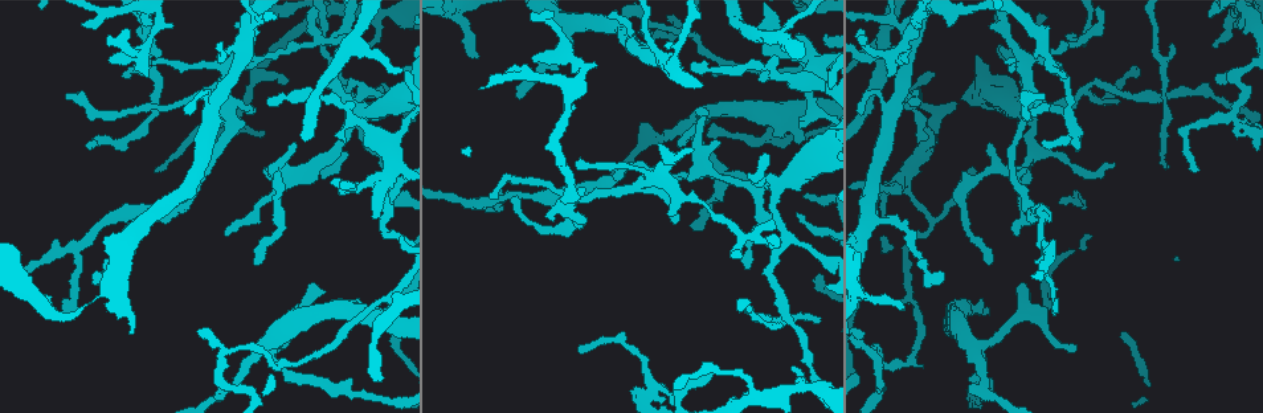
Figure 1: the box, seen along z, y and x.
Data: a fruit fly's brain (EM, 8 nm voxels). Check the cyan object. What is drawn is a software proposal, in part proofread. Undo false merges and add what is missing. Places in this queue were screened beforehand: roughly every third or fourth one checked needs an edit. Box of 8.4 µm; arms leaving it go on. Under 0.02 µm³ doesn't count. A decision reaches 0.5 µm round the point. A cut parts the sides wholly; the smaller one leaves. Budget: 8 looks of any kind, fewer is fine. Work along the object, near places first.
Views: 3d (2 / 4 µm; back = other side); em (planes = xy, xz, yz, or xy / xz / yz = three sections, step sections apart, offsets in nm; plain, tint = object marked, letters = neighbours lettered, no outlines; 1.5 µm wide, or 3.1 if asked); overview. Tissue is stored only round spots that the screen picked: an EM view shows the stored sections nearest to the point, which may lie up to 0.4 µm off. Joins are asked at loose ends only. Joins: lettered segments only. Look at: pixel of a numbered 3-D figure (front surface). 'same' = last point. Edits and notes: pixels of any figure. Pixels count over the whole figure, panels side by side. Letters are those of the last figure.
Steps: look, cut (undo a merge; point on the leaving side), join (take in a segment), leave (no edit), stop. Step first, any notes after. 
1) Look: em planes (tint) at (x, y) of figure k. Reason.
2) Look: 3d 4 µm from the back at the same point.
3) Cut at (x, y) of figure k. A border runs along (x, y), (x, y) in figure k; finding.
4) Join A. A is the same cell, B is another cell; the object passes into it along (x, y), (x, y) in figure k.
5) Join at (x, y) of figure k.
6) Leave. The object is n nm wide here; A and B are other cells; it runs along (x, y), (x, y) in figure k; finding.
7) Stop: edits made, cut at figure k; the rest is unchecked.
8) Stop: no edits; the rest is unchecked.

Look: em planes (letters) at (489, 210) of figure 1. Tapers out.

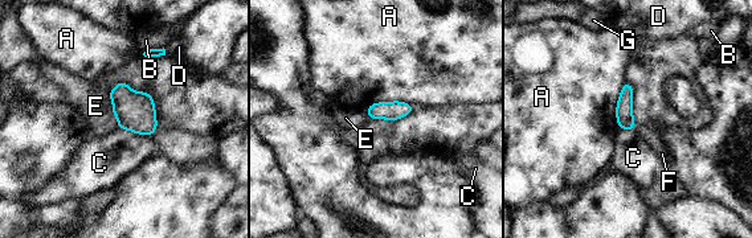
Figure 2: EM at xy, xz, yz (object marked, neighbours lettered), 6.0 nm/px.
Leave. The longest contact is with A, 320 nm; A, B, C, D, E, F and G are other cells; none of them fits.

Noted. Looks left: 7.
Look: 3d 2 µm at (576, 162) of figure 1. Thin end.

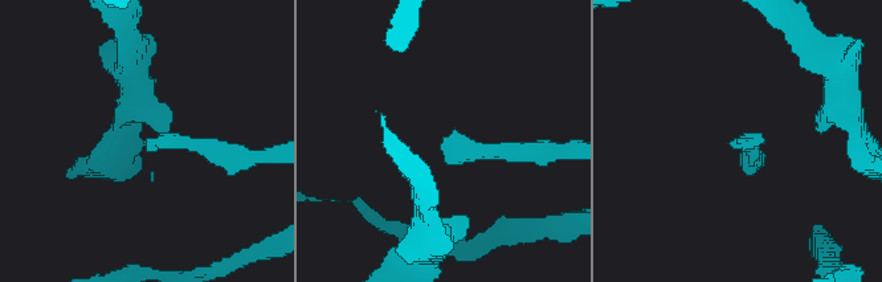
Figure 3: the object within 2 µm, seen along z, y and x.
Look: em xz step 8 (letters) at (446, 137) of figure 3.

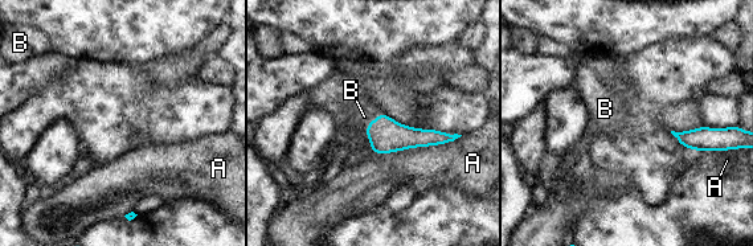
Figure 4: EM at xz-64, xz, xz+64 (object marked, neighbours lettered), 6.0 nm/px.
Look: em planes (letters) at the same point. Cut it another way.

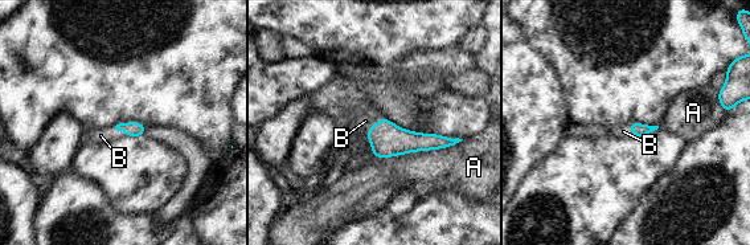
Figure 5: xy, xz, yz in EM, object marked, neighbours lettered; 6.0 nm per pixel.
Join B. B is the same cell, A is another cell; the object passes into it along (388, 139), (371, 126), (365, 121) in figure 5; the cell continues.

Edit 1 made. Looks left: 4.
Look: em planes (plain) at (718, 140) of figure 1. An open end.

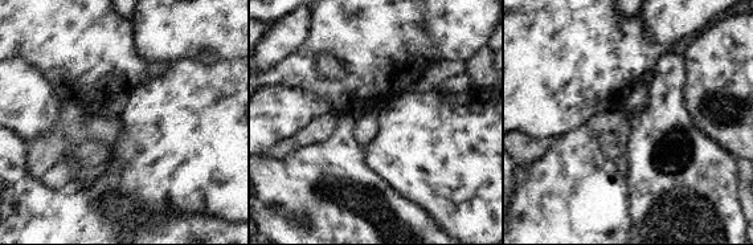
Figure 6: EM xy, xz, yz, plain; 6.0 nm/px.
Look: em planes (letters) at the same point.

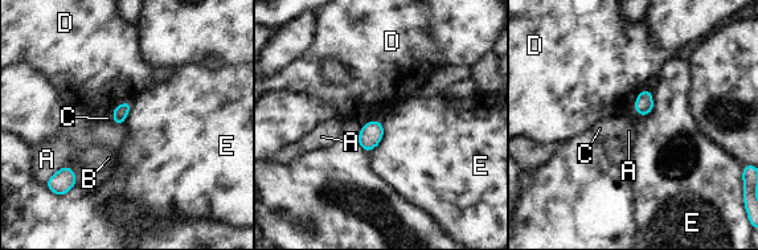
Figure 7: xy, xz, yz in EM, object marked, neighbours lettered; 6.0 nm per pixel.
Leave. The longest contact is with E, 170 nm; A, B, C, D and E are other cells; a border runs along (131, 101), (122, 102), (110, 111) in figure 7; no lettered segment goes on from it.

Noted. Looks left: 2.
Look: em planes (letters) at (782, 309) of figure 1. Narrows sharply.

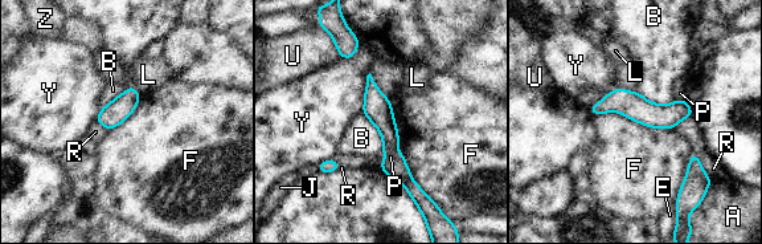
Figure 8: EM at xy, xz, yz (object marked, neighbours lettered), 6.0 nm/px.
Leave. The longest contact is with F, 480 nm; A, B, E, F, J, L, P, R, U, Y and Z are other cells; a border runs along (594, 114), (618, 112), (672, 129) in figure 8; one cell here.

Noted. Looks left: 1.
Stop: edits made, join at figure 5; the rest is unchecked.

